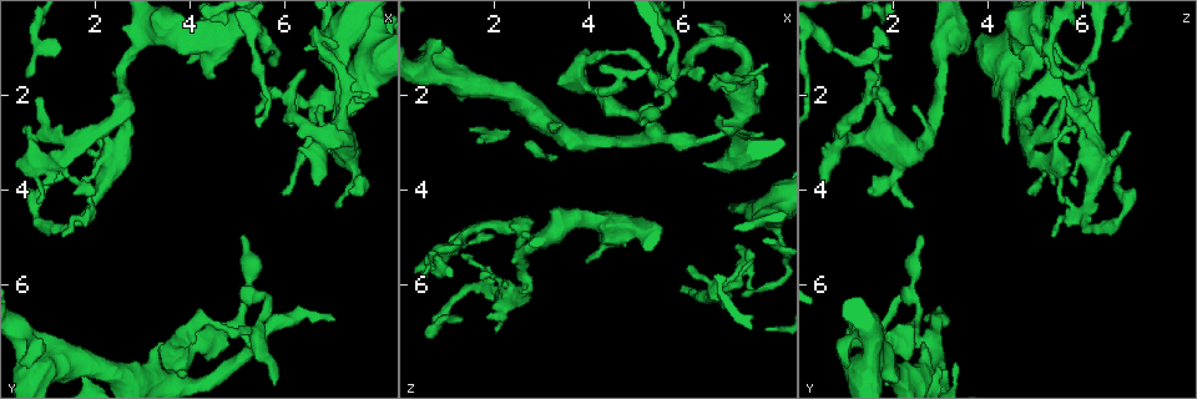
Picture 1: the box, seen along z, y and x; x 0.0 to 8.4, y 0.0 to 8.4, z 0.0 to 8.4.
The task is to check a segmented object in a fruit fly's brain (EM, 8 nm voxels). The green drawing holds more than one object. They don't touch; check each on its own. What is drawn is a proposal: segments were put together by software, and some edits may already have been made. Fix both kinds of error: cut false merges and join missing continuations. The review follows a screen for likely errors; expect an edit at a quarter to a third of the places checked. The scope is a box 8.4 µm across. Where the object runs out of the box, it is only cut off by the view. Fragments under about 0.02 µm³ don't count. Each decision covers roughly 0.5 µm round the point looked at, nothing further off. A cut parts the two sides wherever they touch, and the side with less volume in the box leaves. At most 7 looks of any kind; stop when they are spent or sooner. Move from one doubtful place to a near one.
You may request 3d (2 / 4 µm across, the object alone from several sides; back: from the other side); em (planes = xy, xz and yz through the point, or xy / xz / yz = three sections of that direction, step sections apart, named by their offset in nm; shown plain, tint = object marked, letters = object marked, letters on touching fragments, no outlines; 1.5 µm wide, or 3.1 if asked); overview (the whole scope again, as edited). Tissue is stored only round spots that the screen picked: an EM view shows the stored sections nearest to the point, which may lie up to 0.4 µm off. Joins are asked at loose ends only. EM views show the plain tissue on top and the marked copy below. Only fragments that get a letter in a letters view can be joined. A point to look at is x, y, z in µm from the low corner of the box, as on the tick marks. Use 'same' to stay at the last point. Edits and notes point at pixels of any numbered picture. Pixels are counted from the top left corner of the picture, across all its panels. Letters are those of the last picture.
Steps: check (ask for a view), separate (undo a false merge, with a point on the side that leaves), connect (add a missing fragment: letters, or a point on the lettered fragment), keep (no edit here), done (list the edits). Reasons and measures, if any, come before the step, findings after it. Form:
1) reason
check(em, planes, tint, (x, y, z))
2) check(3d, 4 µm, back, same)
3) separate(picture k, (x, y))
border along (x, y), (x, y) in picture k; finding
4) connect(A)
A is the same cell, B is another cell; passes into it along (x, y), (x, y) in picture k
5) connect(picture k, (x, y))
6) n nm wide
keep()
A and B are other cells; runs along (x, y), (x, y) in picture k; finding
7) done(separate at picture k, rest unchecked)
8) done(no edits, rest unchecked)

stops while still wide
check(3d, 2 µm, (4.50, 1.65, 4.65))

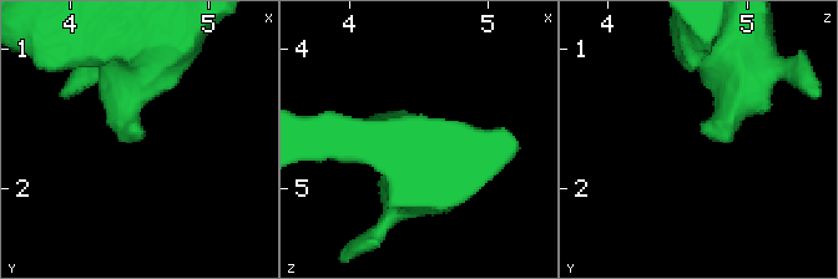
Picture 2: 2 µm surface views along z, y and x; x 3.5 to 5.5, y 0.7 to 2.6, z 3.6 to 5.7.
need the tissue
check(em, planes, letters, (4.48, 1.60, 4.68))

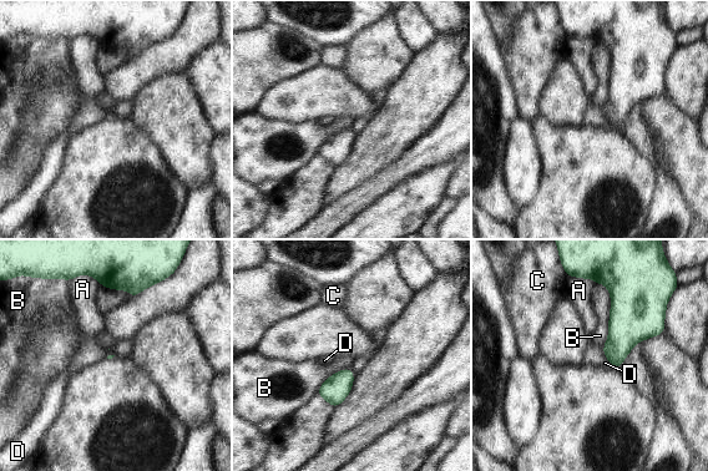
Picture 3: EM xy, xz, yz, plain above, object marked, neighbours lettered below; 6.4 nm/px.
keep()
A, B, C and D are other cells; border along (601, 347), (605, 358), (613, 368) in picture 3; no lettered fragment goes on from it

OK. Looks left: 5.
thin end
check(em, yz, step 8, letters, (5.95, 4.05, 6.10))

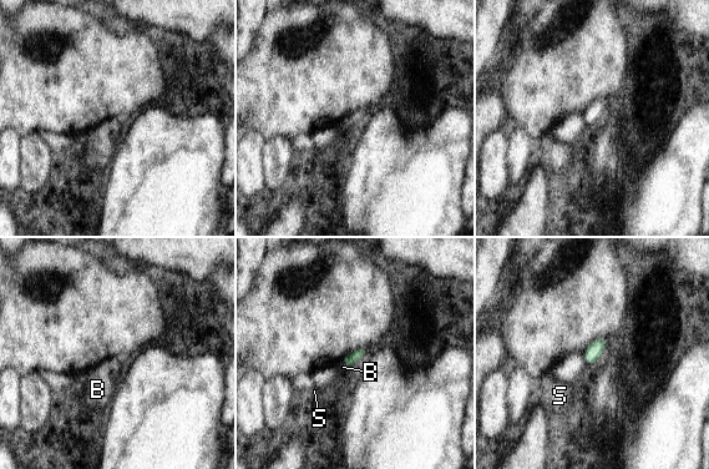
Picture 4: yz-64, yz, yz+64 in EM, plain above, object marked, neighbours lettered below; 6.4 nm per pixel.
another direction
check(em, planes, letters, same)

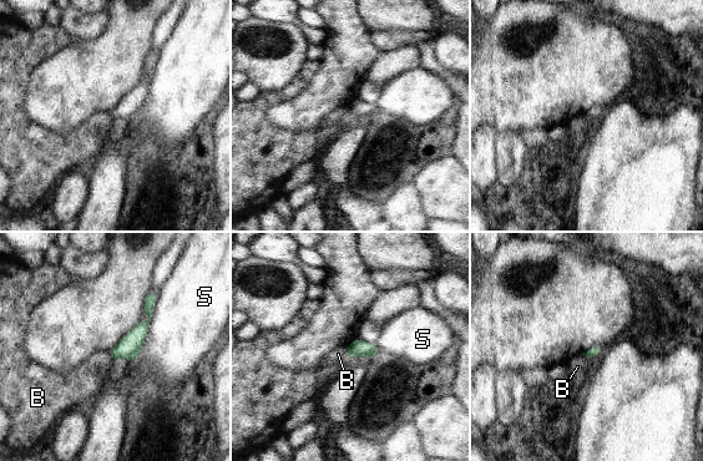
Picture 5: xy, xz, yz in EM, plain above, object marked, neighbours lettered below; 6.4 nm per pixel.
keep()
B and S are other cells; no lettered fragment goes on from it

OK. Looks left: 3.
abrupt turn
check(3d, 4 µm, (0.65, 4.40, 6.85))

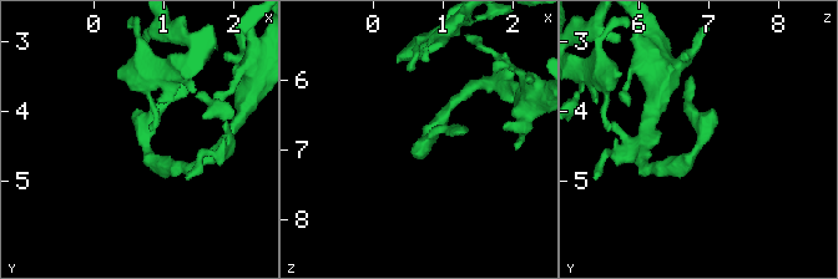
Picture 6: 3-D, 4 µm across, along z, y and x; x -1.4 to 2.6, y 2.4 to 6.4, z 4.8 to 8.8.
check(em, xy, step 8, tint, (0.75, 4.45, 6.90))

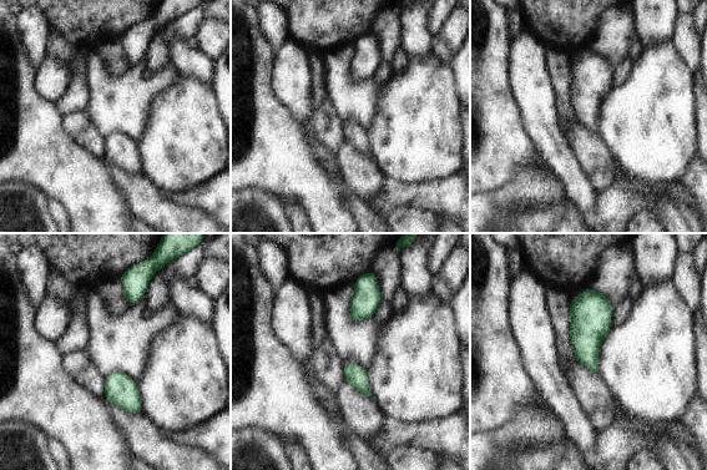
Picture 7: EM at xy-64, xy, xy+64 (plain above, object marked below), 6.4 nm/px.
check(em, planes, letters, same)

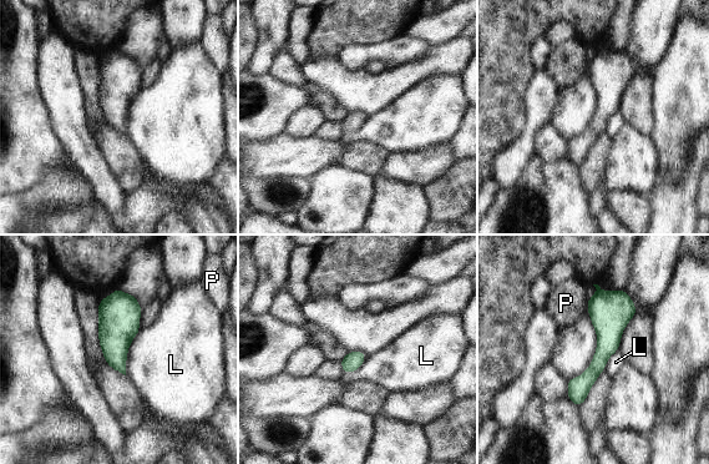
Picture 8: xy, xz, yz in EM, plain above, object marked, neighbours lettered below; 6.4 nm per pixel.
keep()
L and P are other cells; runs along (622, 293), (577, 402) in picture 8; all the same neuron

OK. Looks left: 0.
done(no edits, rest unchecked)

